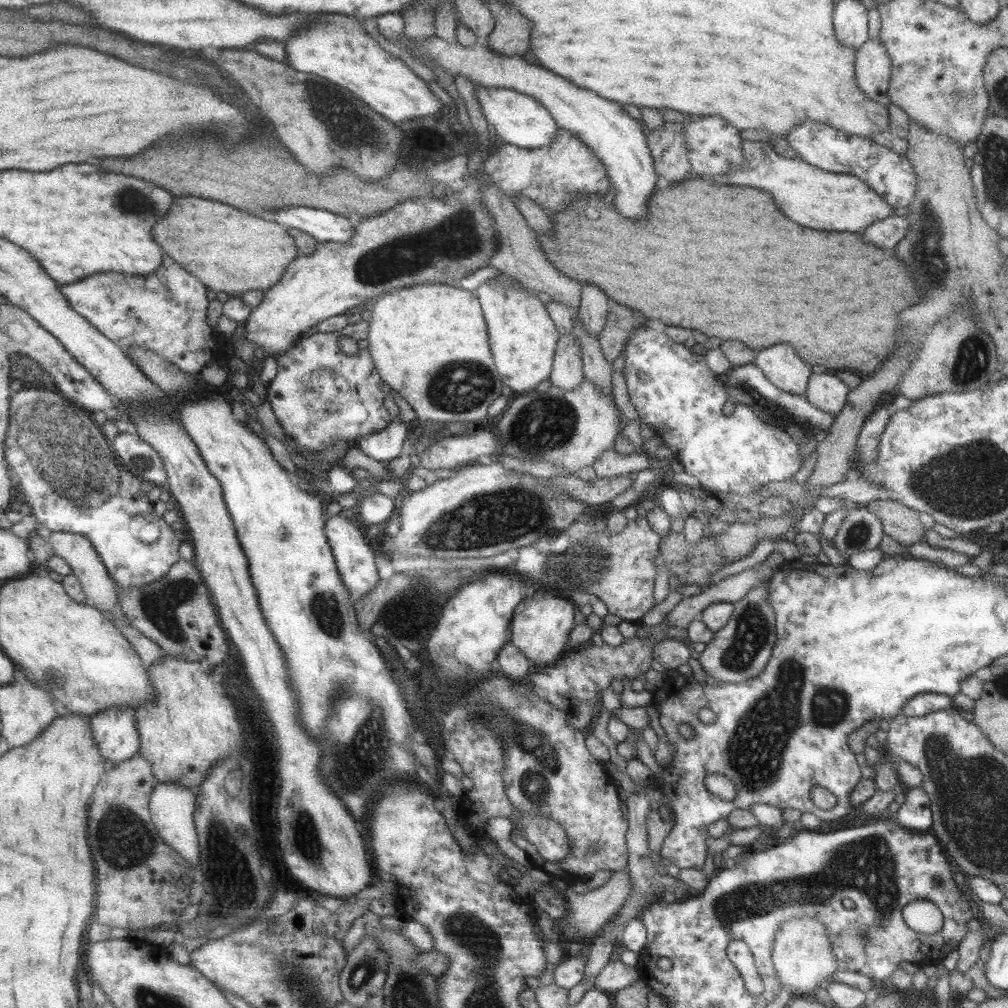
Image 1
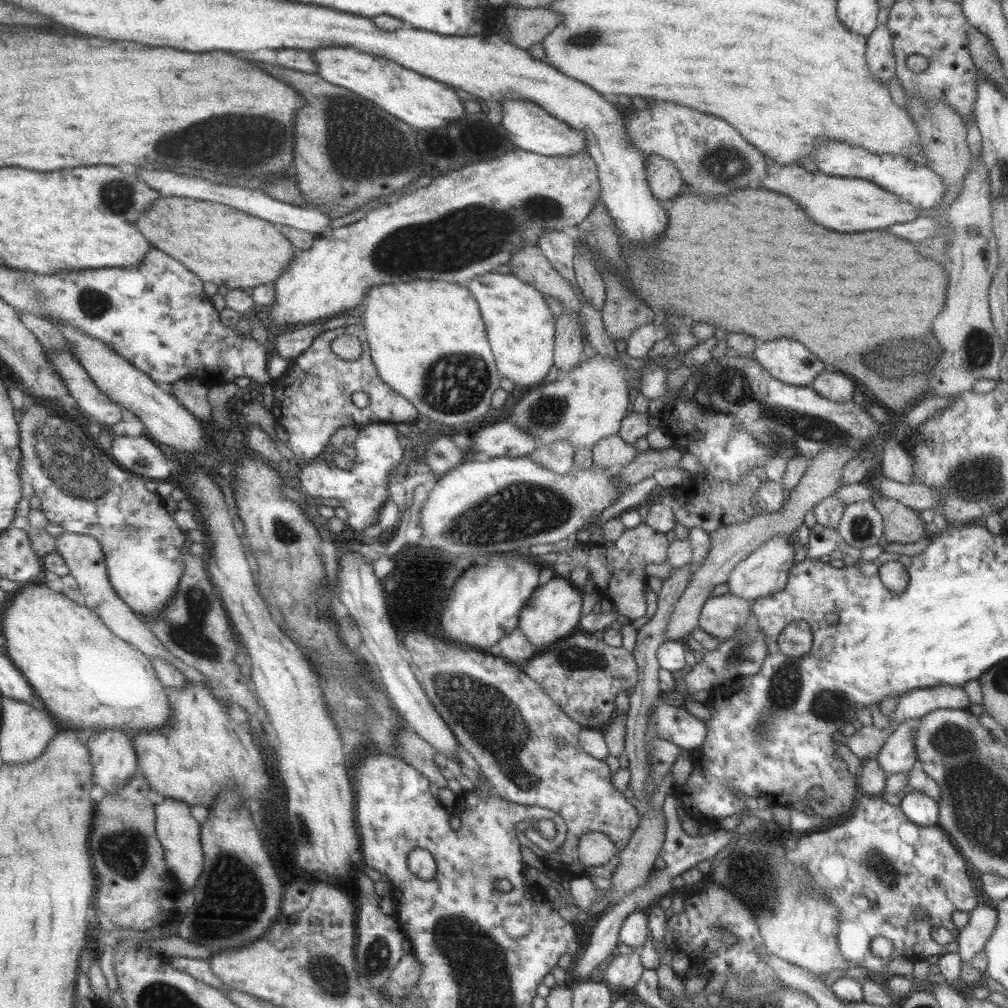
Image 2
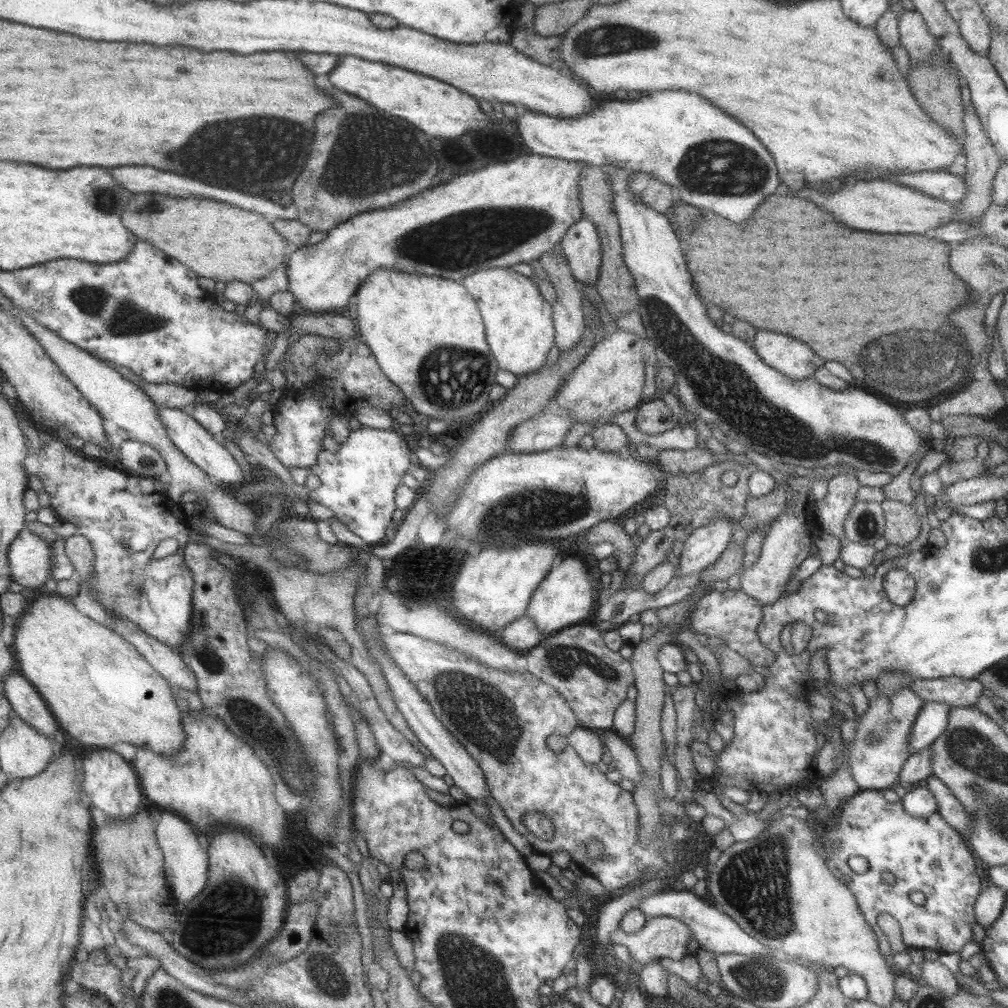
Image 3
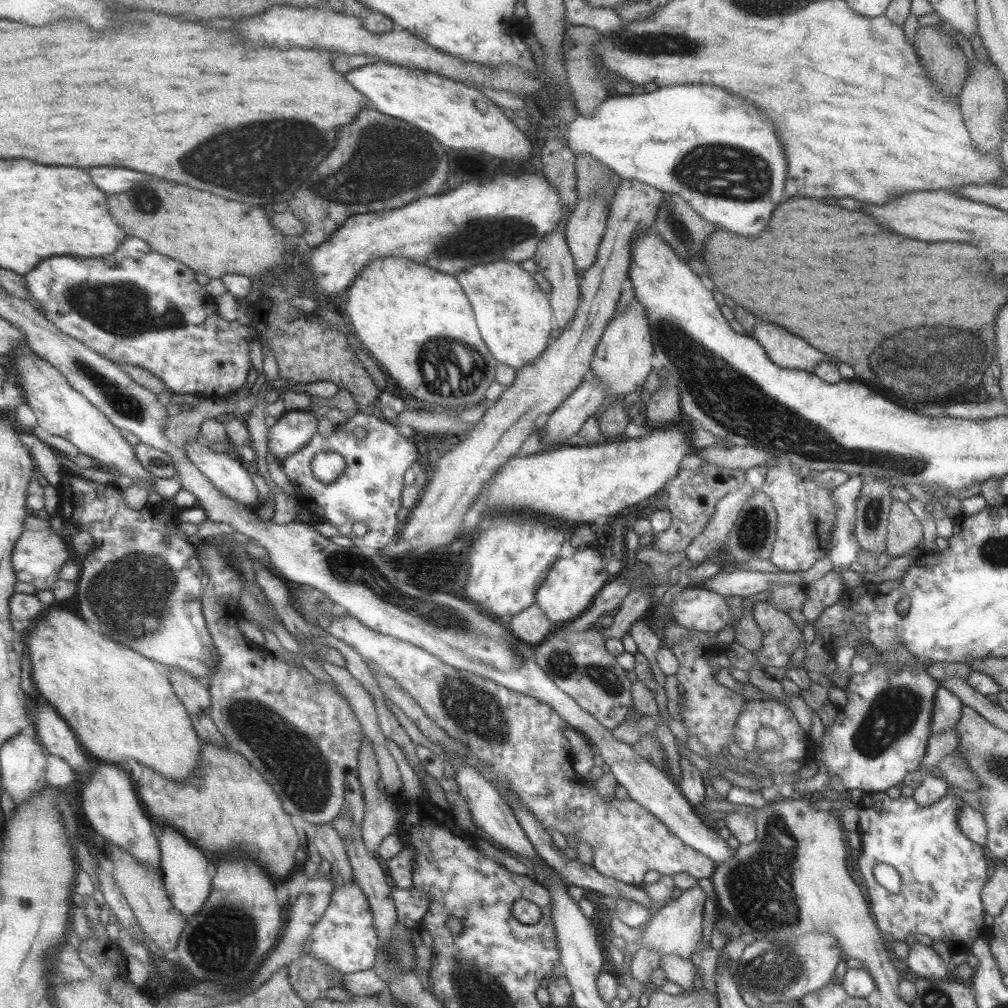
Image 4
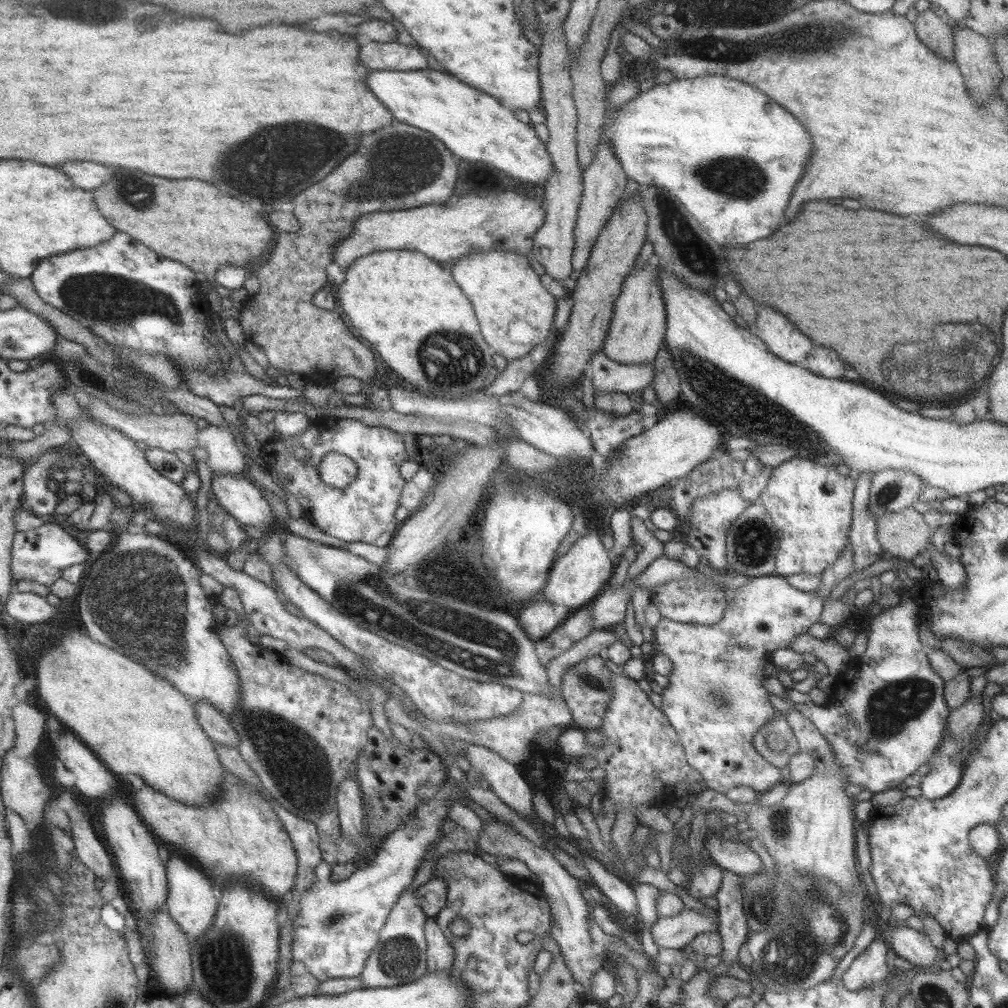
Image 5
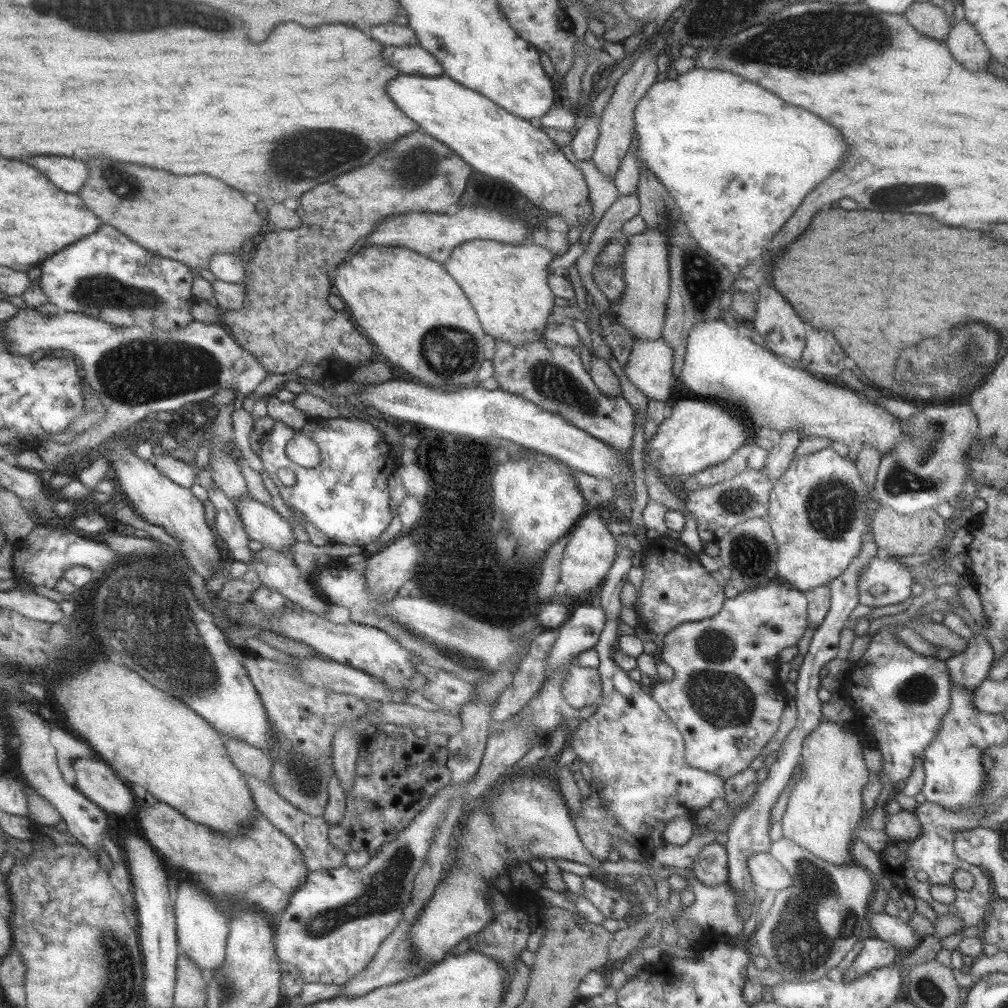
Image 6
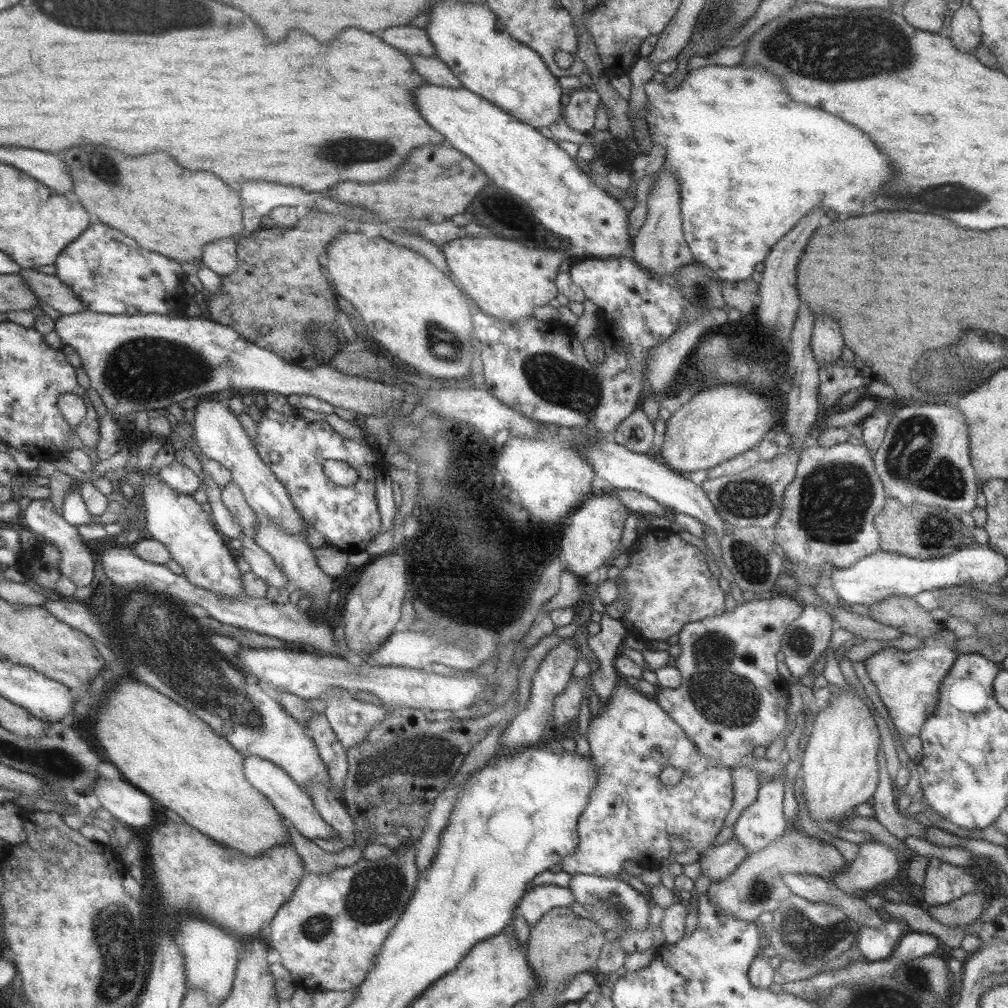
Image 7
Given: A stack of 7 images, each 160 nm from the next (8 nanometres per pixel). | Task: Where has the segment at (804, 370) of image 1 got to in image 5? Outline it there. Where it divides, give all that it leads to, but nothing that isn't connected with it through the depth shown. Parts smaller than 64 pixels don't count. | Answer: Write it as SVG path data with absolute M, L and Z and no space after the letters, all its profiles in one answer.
M761 308L754 322L756 336L765 344L769 352L788 363L799 363L811 352L811 342L799 330L793 328L779 312L771 308Z

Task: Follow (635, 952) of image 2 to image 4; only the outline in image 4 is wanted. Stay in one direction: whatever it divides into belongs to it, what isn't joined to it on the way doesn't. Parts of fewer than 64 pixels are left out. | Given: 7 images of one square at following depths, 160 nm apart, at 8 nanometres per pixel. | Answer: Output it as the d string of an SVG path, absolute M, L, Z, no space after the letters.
M699 885L687 890L681 891L679 897L675 900L669 900L658 911L655 911L646 923L642 931L639 928L631 928L623 924L615 914L616 899L611 896L603 896L602 904L606 905L609 914L609 936L618 936L623 938L626 944L634 944L637 950L647 948L660 952L660 956L678 956L683 960L690 959L691 955L696 952L697 942L701 939L701 920L703 902L707 896Z

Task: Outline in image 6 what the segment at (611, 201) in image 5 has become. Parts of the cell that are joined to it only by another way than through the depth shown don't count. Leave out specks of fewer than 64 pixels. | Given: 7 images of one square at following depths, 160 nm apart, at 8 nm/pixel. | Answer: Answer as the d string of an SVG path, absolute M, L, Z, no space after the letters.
M660 34L653 42L653 47L647 49L640 48L634 52L635 57L631 66L617 79L617 83L612 88L612 94L604 106L598 124L598 137L590 158L590 161L597 167L599 172L614 180L617 167L621 159L627 154L629 144L631 144L631 132L634 128L634 108L637 101L649 90L649 87L655 82L657 67L655 66L656 56L664 54L667 48L669 37Z

